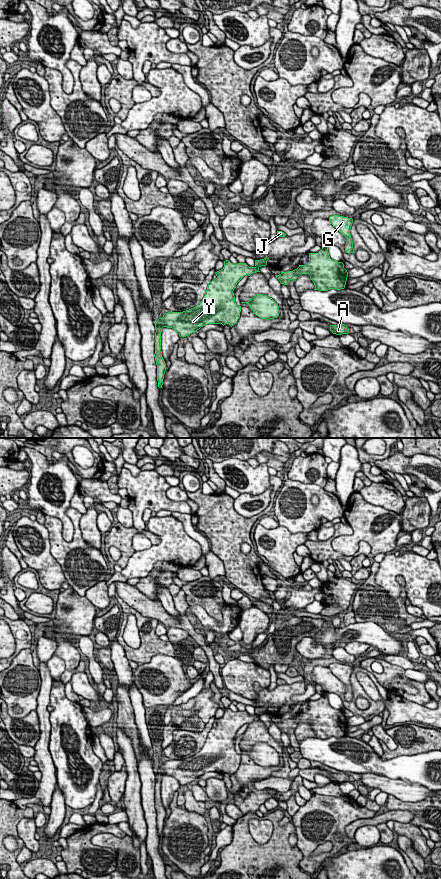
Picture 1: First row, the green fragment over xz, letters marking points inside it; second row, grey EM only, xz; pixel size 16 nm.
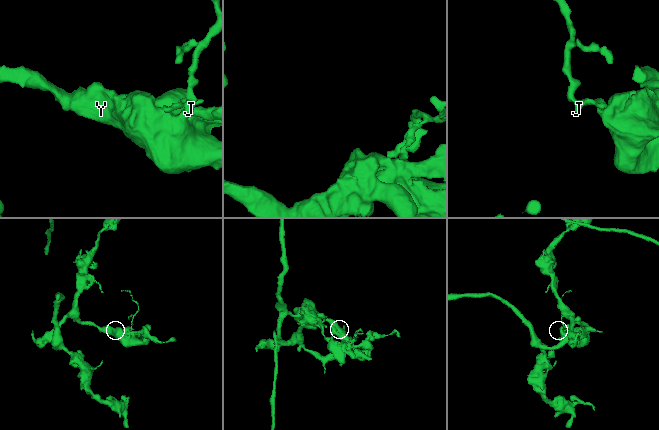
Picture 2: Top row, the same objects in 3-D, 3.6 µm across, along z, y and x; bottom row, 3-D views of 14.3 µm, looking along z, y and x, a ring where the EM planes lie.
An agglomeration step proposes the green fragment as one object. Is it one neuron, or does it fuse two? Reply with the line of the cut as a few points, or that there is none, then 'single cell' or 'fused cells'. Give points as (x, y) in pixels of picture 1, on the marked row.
cut in xz along (256, 266), (258, 268); fused cells

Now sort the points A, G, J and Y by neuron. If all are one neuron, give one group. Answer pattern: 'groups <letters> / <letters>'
groups A G Y / J

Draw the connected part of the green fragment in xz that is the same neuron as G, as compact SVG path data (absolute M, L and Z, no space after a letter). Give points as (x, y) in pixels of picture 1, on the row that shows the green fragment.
M332 215L329 217L329 221L342 235L347 238L347 243L345 245L345 252L350 254L354 252L353 242L350 235L350 229L353 223L352 218L339 216L339 215Z

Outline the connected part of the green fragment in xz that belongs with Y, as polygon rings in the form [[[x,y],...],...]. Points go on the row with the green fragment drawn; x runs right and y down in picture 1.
[[[229,260],[224,261],[224,267],[217,271],[215,274],[217,278],[208,283],[208,287],[202,301],[195,307],[183,311],[183,312],[168,312],[159,318],[155,322],[155,361],[157,365],[157,381],[158,387],[162,388],[164,374],[166,371],[166,363],[162,357],[161,351],[161,332],[164,327],[174,329],[179,336],[186,337],[196,332],[201,327],[208,324],[222,324],[223,326],[229,324],[231,327],[234,326],[241,312],[241,306],[238,306],[235,302],[235,296],[233,294],[237,283],[244,277],[250,276],[253,273],[260,272],[258,267],[249,267],[246,263],[233,264]]]

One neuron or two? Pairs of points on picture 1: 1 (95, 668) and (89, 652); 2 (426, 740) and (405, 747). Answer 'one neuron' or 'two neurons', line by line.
1: one neuron
2: one neuron

